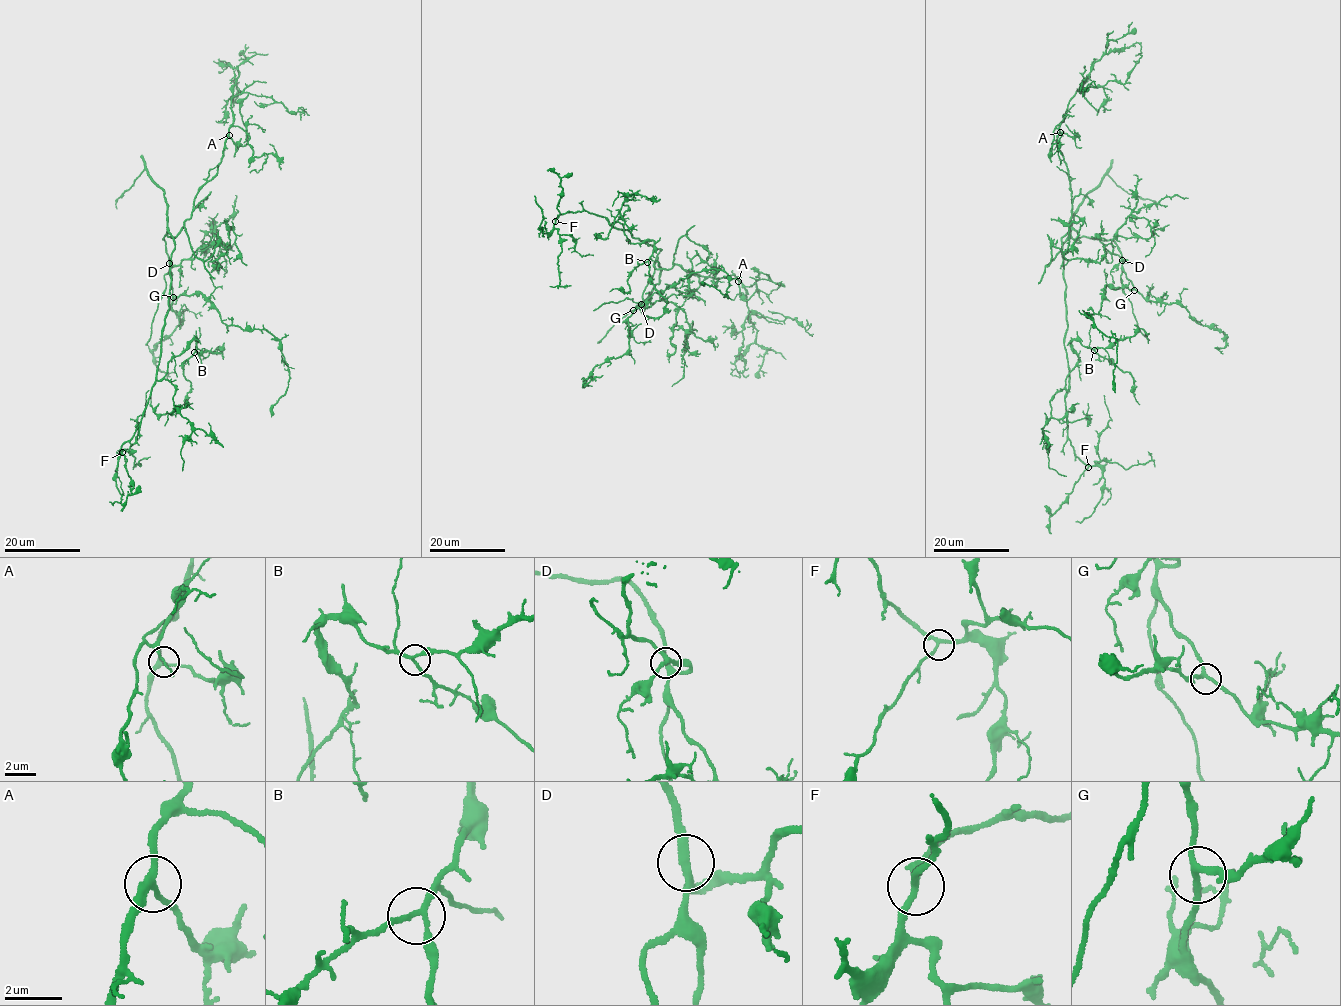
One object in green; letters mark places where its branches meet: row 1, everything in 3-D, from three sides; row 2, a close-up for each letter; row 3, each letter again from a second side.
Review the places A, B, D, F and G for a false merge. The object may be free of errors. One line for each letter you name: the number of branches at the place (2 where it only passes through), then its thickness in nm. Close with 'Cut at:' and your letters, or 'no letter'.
Cut at: no letter

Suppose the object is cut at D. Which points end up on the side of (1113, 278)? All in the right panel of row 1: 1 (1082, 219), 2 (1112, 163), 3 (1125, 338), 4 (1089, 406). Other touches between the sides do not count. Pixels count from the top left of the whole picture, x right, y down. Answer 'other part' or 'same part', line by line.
1: other part
2: other part
3: other part
4: other part

